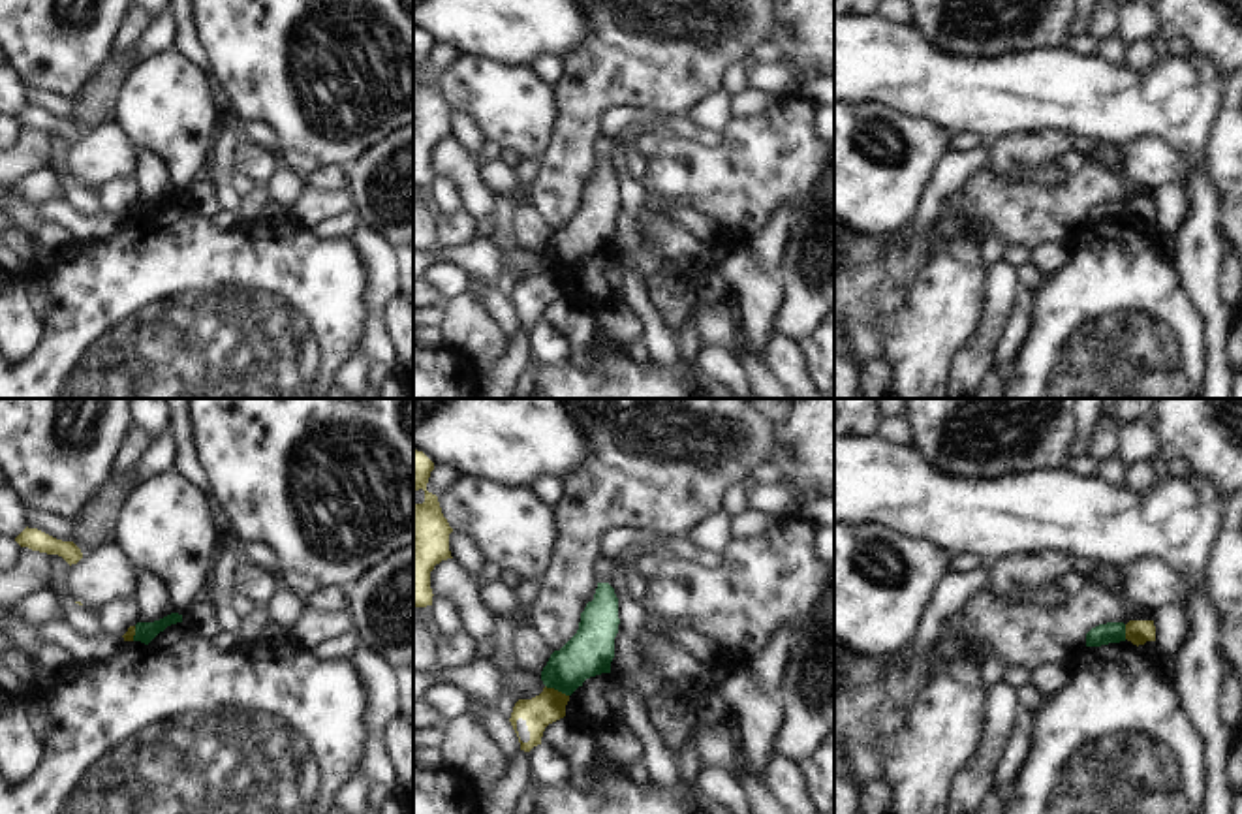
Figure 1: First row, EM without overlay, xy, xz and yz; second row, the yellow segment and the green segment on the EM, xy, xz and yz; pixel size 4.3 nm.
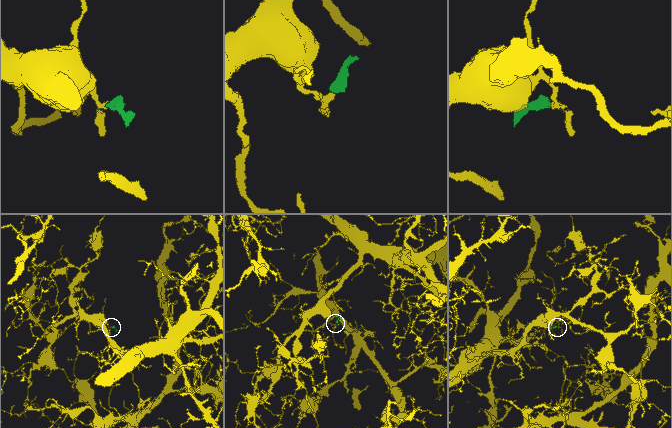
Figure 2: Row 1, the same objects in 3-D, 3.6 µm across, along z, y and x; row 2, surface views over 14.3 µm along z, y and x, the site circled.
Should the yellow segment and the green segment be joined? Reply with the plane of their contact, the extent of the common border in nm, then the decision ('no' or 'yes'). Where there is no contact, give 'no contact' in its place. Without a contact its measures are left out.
meets yellow in xz; contact 120 nm long; no

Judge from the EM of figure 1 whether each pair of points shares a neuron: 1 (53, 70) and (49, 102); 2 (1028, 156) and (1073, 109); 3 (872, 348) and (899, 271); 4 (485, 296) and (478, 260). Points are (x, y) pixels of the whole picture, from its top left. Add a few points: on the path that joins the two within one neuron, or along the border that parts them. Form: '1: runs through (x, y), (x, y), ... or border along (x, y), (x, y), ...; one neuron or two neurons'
1: border along (27, 85), (70, 98); two neurons
2: border along (1011, 134), (1064, 130), (1077, 140); two neurons
3: runs through (870, 329), (870, 299), (880, 290); one neuron
4: border along (470, 277), (478, 277), (493, 286); two neurons

